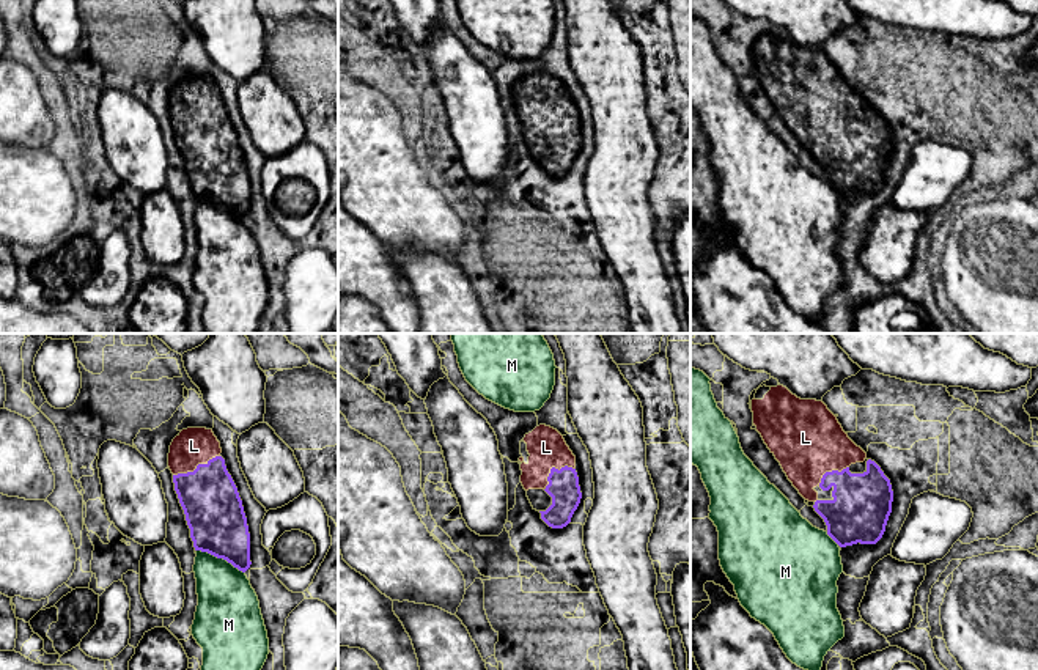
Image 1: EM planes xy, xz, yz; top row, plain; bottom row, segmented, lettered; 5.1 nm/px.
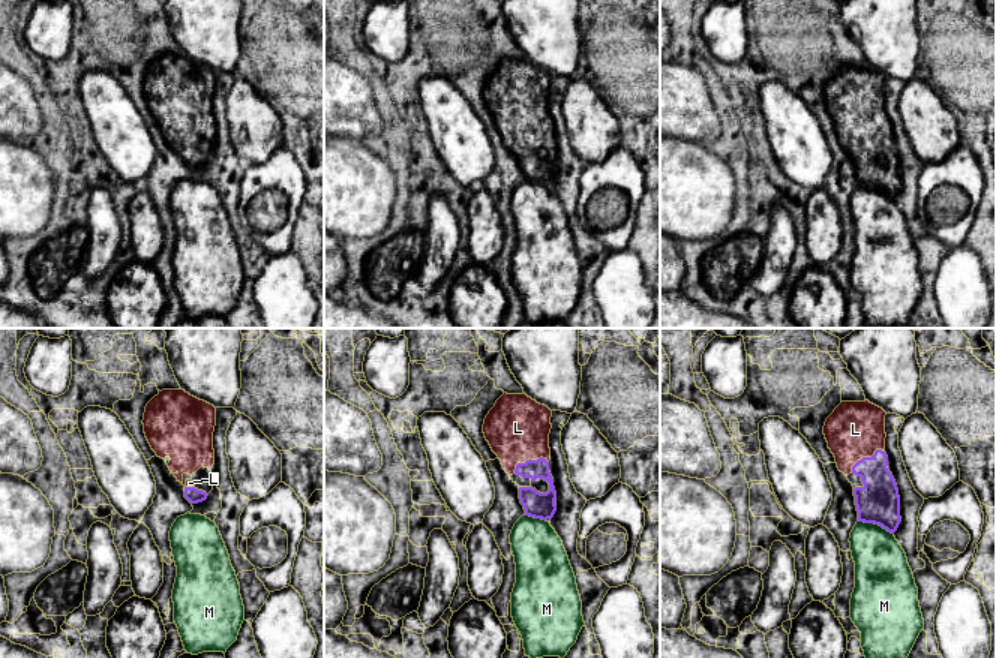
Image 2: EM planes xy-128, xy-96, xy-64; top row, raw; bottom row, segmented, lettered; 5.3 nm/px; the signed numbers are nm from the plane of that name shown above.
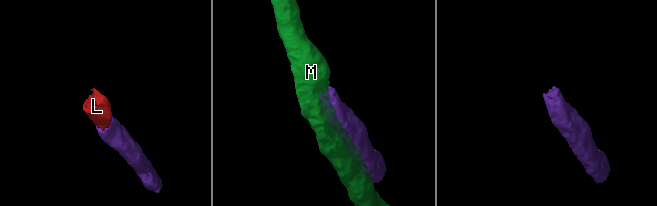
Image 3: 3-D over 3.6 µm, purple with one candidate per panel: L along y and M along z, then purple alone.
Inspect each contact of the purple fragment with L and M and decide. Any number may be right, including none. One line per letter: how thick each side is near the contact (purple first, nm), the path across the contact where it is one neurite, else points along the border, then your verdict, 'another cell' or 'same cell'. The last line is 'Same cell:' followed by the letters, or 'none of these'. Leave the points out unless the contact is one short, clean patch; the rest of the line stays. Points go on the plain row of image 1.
L: 300/190 nm | across xy (214, 161), (197, 115), (194, 93) | same cell
M: 300/300 nm | another cell
Same cell: L

